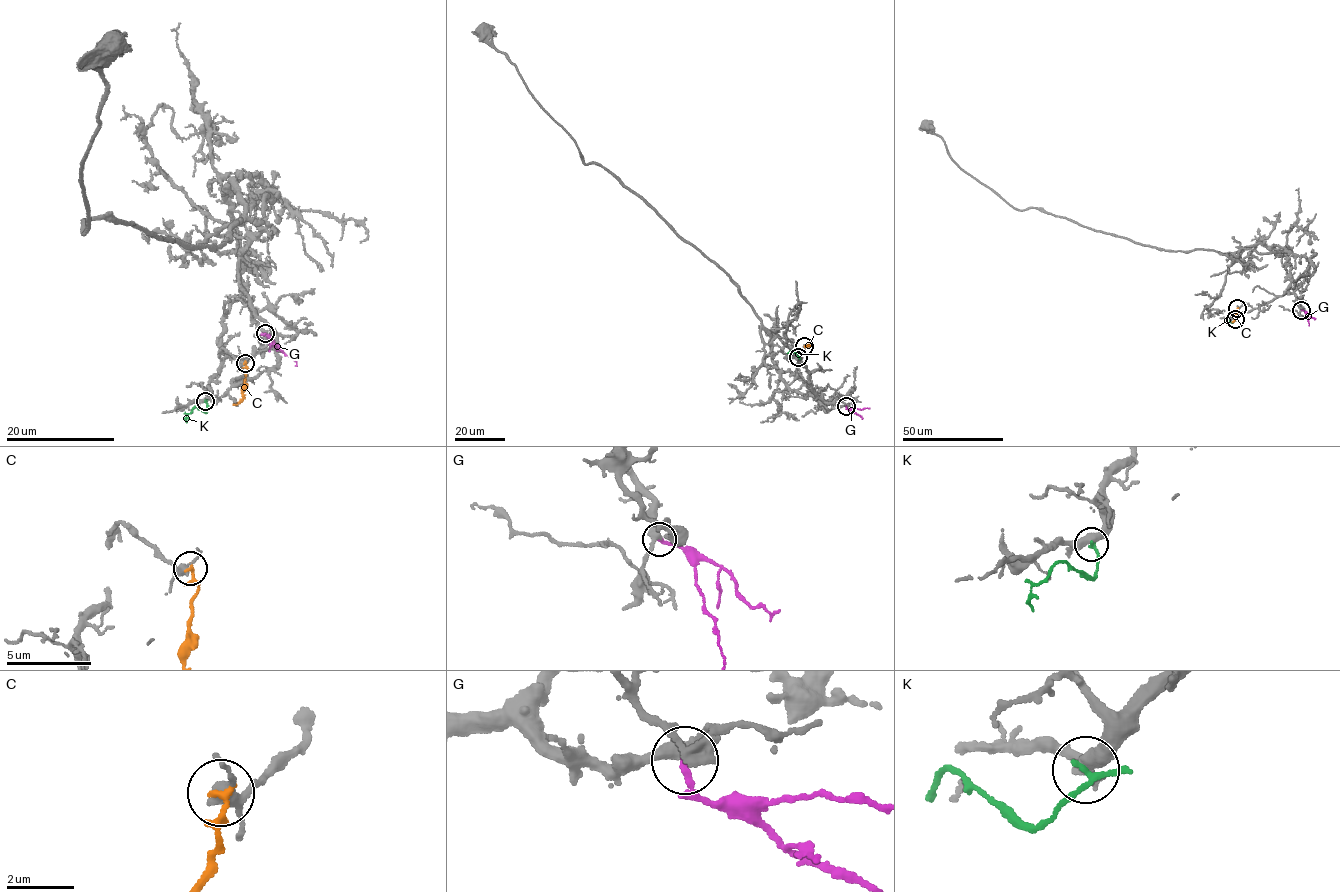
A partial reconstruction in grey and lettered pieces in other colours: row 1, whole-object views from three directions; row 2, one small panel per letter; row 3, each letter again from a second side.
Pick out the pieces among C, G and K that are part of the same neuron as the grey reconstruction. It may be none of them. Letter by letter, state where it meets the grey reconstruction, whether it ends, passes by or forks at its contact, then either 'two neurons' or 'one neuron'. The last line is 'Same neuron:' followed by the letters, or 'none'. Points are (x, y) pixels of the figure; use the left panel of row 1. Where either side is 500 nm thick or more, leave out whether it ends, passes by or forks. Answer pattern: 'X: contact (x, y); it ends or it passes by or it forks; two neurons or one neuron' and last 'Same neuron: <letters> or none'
C: contact (245, 363); it passes by; two neurons
G: contact (265, 333); it passes by; two neurons
K: contact (205, 401); it passes by; two neurons
Same neuron: none

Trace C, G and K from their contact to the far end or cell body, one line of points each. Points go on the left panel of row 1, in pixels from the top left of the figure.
C: (245, 362), (243, 396), (233, 405)
G: (264, 333), (290, 355), (296, 366)
K: (205, 401), (206, 411), (194, 407), (186, 416), (186, 422)

